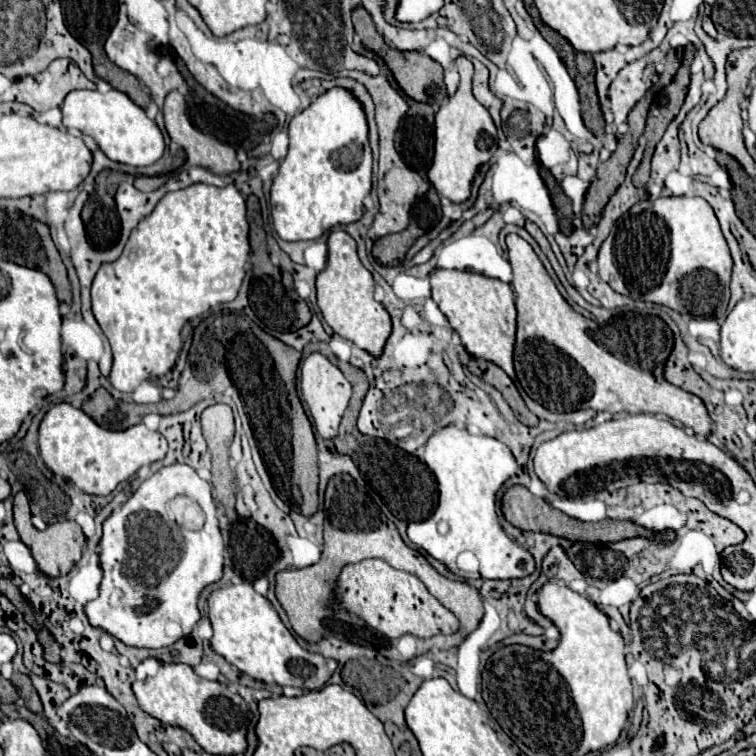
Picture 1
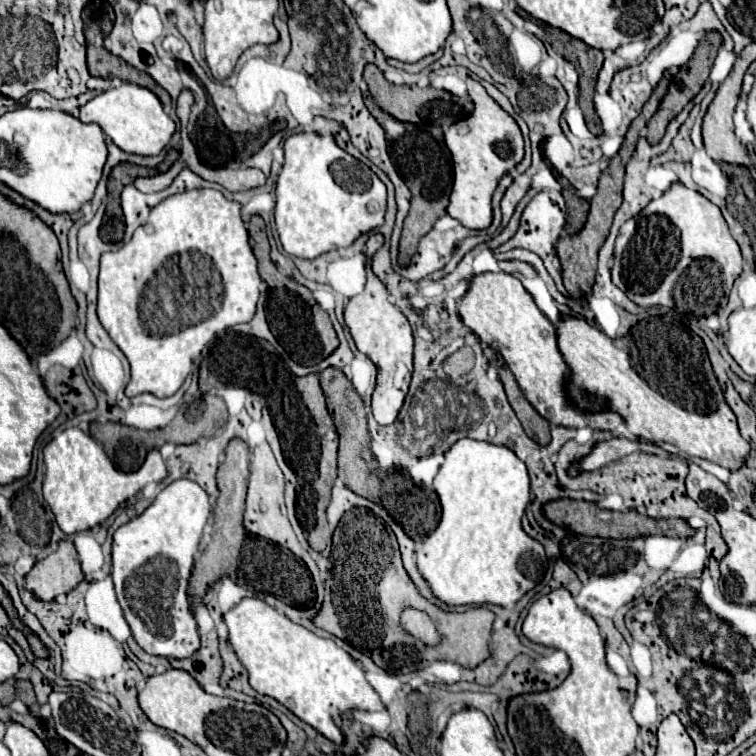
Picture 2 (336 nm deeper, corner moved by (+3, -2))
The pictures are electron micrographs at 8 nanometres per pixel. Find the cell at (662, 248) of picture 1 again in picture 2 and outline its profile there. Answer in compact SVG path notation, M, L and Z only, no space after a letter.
M674 182L658 200L620 228L614 256L612 282L632 302L642 308L668 306L698 318L718 312L734 280L742 274L740 248L720 208L680 182Z

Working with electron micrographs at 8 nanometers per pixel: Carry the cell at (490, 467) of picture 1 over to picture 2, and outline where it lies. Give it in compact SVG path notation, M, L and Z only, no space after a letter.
M472 438L458 440L444 454L444 464L434 478L434 492L440 498L440 522L418 548L416 564L438 600L448 606L498 604L510 608L544 578L548 564L544 546L530 538L520 524L530 498L530 478L524 462L510 448Z

